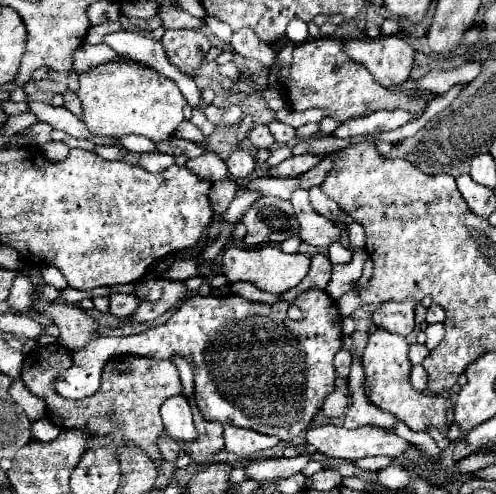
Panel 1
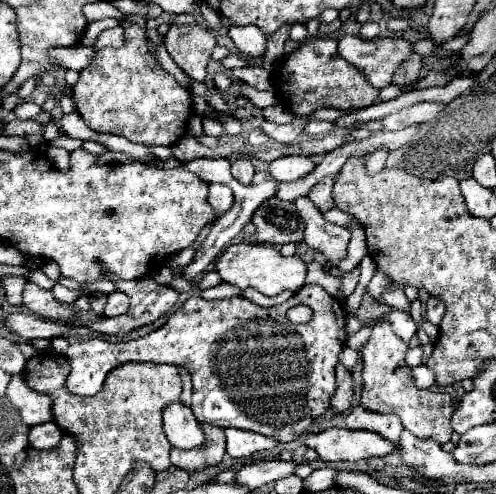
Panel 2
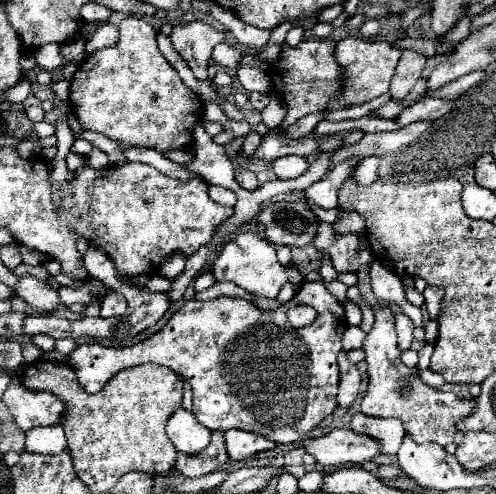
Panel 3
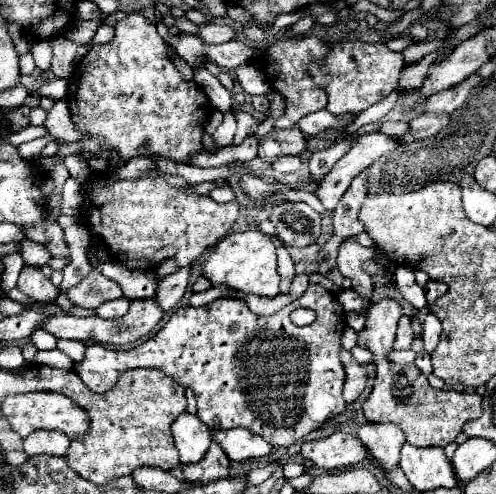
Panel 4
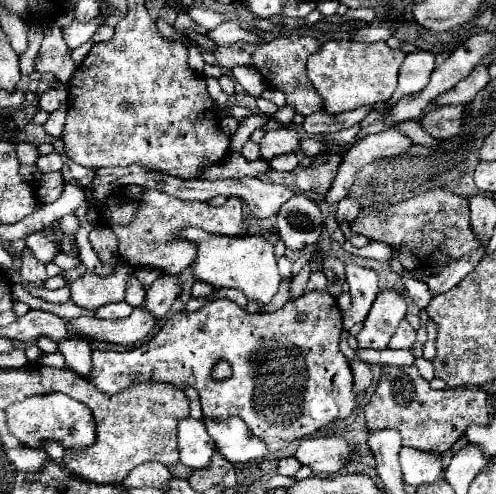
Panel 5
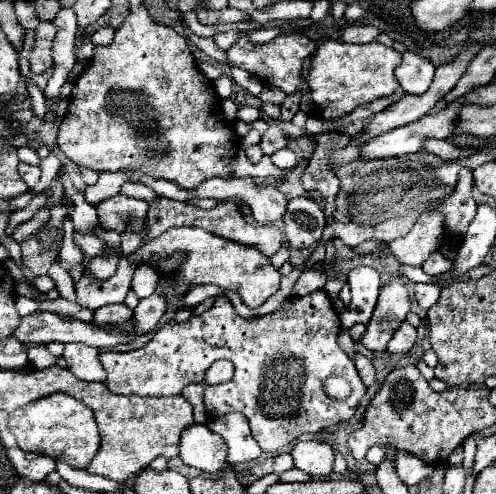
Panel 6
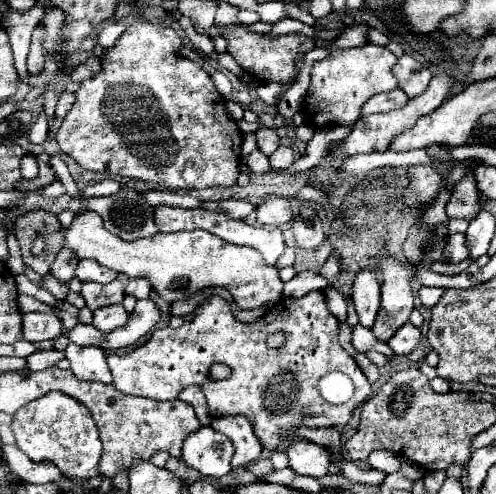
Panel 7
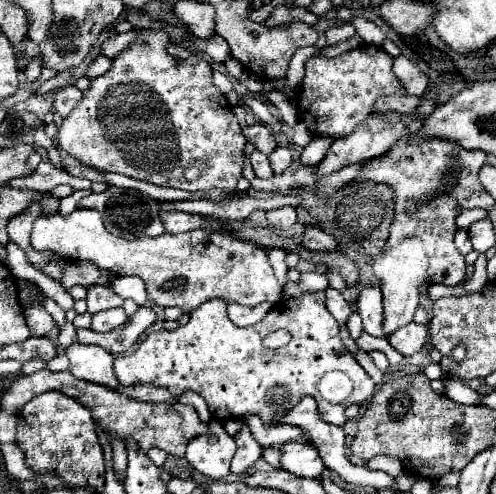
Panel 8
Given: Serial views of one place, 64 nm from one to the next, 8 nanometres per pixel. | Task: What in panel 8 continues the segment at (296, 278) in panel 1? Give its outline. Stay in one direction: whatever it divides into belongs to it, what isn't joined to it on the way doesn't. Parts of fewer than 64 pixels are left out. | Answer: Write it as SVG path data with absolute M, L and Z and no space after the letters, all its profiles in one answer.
M74 210L70 218L60 218L58 214L54 218L40 218L34 224L32 230L32 246L36 250L52 250L66 260L90 260L102 270L110 270L116 276L140 276L146 284L148 296L158 306L180 306L186 314L198 308L204 300L210 298L222 298L226 302L238 302L242 306L258 306L262 302L278 302L282 298L282 286L278 284L272 266L268 264L264 248L252 242L232 240L230 236L220 236L218 232L210 230L192 230L184 234L164 234L156 238L140 238L126 242L114 234L110 234L102 218L96 210Z

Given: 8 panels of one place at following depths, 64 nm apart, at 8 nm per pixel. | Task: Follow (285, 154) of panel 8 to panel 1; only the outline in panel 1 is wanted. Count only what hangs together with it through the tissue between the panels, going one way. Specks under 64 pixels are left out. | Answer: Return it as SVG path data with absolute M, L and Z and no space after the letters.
M302 154L302 156L290 156L286 158L284 162L280 162L278 166L270 168L272 176L288 176L288 178L294 178L294 176L300 176L304 174L306 170L318 166L322 160L322 156L316 156L316 154Z

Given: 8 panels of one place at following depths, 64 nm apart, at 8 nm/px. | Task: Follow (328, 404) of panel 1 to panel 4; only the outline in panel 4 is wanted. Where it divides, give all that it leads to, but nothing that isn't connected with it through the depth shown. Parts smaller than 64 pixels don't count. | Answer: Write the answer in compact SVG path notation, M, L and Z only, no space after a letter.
M348 350L340 352L340 360L344 364L344 372L346 372L346 380L344 380L344 400L356 402L356 398L362 394L364 386L366 386L366 370L362 364L358 364L352 354Z

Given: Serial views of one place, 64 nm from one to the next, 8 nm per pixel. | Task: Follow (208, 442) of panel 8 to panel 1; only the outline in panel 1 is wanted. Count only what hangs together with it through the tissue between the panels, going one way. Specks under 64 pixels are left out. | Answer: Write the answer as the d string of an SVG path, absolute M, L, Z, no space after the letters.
M174 396L168 398L162 404L162 420L164 420L164 428L168 430L168 434L174 440L196 440L196 428L192 424L192 410L188 406L186 396Z

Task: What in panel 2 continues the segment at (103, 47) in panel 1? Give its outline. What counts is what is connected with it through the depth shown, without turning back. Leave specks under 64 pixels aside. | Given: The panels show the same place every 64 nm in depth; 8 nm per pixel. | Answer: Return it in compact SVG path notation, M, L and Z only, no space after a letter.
M72 46L72 48L58 48L58 50L50 50L50 56L62 66L62 68L70 68L70 70L84 70L92 58L98 54L96 48L92 46Z

